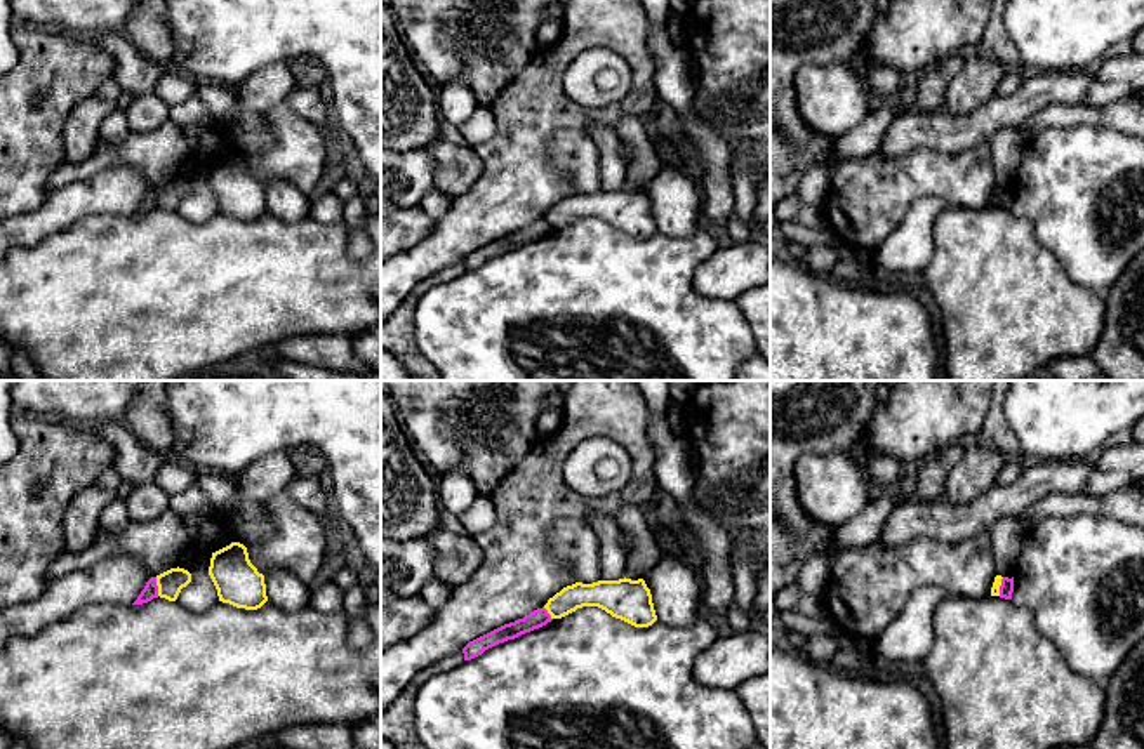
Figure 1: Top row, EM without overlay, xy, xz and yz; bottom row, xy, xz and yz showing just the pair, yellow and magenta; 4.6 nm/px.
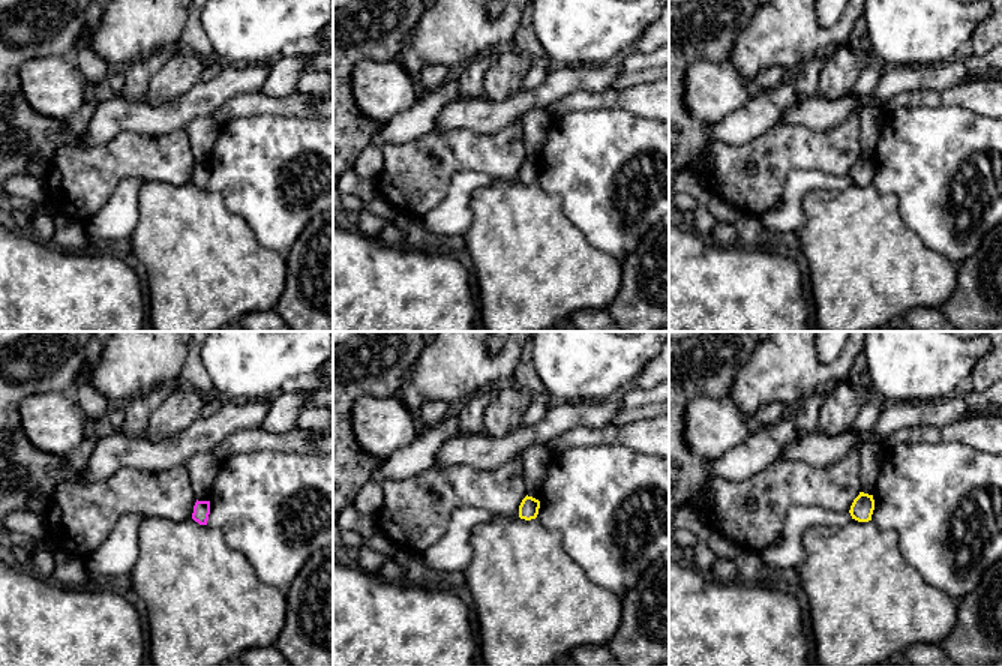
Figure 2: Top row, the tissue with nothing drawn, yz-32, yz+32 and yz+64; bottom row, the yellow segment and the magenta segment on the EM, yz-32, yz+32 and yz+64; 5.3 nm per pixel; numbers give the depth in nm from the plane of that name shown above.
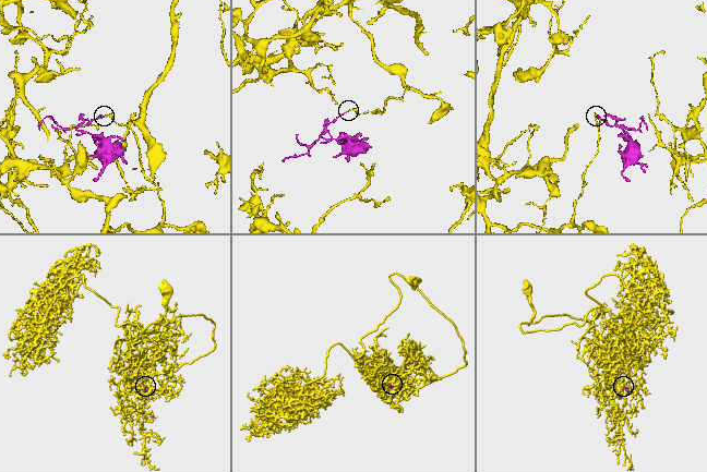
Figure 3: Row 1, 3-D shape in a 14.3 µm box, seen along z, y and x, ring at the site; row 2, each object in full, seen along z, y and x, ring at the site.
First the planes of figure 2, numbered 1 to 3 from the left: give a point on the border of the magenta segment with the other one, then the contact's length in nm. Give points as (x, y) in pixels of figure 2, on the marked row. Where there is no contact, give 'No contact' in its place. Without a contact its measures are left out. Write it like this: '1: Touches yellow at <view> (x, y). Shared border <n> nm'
1: No contact
2: No contact
3: No contact

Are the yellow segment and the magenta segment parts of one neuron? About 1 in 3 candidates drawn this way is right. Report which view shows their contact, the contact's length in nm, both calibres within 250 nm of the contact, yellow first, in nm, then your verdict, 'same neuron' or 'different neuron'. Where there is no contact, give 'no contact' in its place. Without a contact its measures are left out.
contact in xy; length 90 nm; calibres 120 and 70 nm; different neuron

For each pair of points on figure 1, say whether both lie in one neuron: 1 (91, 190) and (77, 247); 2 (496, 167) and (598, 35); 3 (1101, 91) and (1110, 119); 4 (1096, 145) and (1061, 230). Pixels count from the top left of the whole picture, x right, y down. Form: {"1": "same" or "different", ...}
{"1": "different", "2": "same", "3": "different", "4": "same"}

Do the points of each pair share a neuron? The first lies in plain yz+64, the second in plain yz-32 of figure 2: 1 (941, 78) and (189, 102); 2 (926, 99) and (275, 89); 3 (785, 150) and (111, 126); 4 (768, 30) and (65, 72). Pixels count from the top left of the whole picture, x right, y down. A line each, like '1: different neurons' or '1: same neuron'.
1: same neuron
2: different neurons
3: different neurons
4: different neurons

